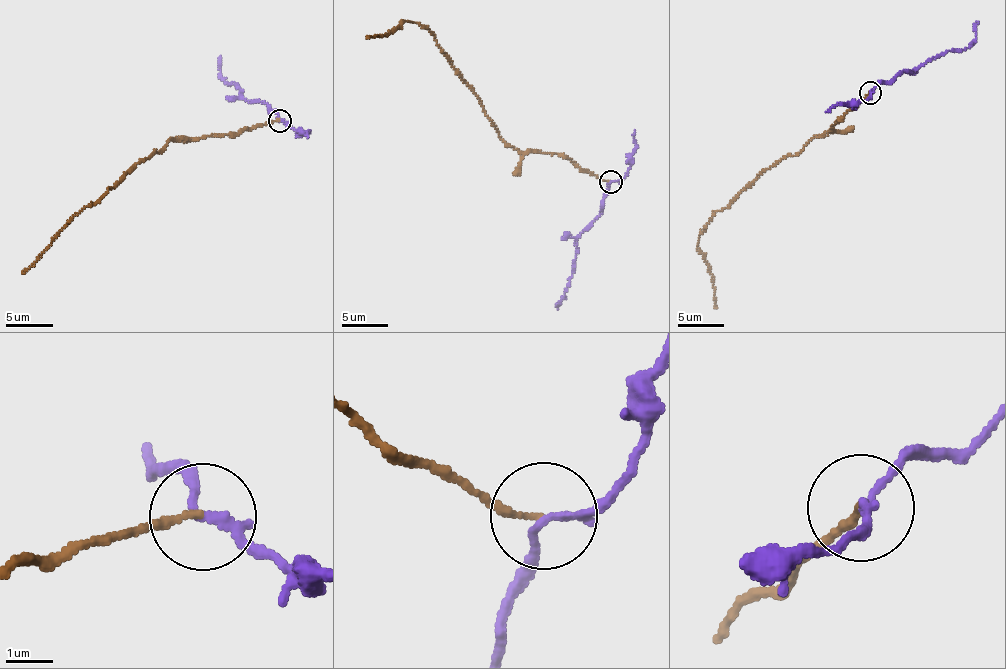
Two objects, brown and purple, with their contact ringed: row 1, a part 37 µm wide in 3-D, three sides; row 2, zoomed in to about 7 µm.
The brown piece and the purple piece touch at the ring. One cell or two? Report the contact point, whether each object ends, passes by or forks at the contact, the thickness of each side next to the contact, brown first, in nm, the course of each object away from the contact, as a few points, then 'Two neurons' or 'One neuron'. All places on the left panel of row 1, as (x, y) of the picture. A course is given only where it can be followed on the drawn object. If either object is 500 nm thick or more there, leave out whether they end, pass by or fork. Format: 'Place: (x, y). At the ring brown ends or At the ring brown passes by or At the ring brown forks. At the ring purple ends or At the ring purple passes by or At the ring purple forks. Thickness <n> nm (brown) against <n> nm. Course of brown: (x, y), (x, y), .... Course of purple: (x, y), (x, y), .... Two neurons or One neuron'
Place: (279, 121). At the ring brown ends. At the ring purple passes by. Thickness 130 nm (brown) against 160 nm. Course of brown: (279, 121), (244, 127), (234, 135), (172, 138), (159, 151), (141, 159), (99, 198), (75, 215), (22, 273). Course of purple: (279, 121), (270, 107), (242, 97), (237, 85), (227, 84), (220, 72), (220, 56). Two neurons

